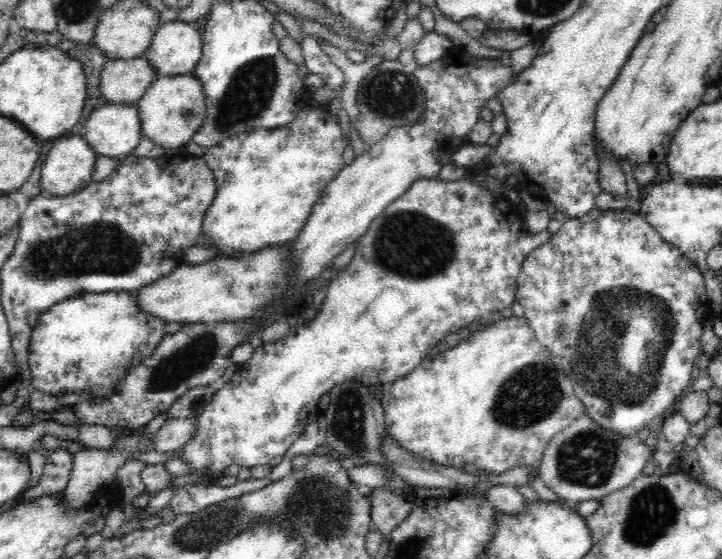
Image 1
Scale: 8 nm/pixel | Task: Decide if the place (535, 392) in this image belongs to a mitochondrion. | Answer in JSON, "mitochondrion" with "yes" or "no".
{"mitochondrion":"yes"}

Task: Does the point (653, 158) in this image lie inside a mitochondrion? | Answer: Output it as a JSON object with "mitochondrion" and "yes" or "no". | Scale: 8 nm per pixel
{"mitochondrion":"no"}

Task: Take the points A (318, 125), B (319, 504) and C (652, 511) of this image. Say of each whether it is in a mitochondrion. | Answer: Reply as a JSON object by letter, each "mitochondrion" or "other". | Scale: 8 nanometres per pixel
{"A":"other","B":"mitochondrion","C":"mitochondrion"}

